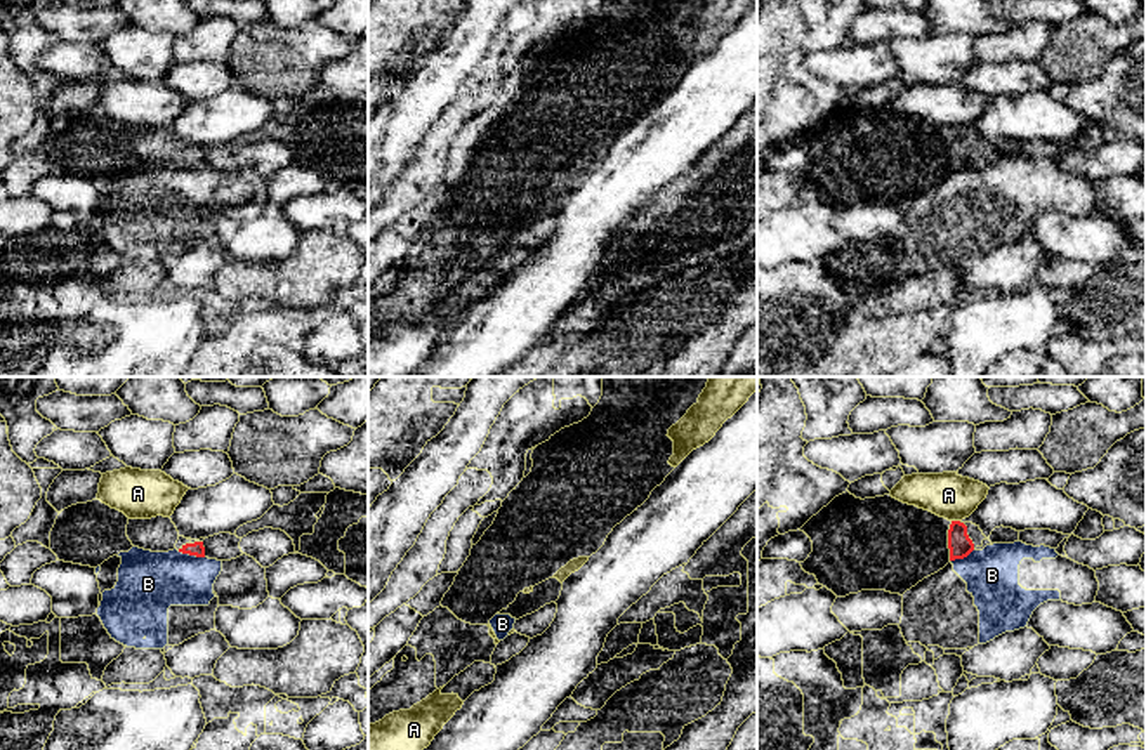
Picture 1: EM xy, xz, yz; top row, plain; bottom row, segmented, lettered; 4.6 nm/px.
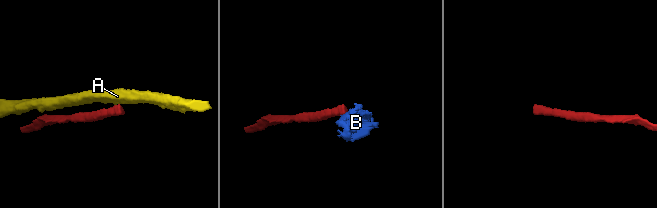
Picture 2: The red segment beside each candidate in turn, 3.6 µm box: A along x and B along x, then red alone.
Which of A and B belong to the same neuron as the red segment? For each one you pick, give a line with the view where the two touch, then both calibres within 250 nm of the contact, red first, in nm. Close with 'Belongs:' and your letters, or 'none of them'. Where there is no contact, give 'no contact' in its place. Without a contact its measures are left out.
Belongs: none of them

